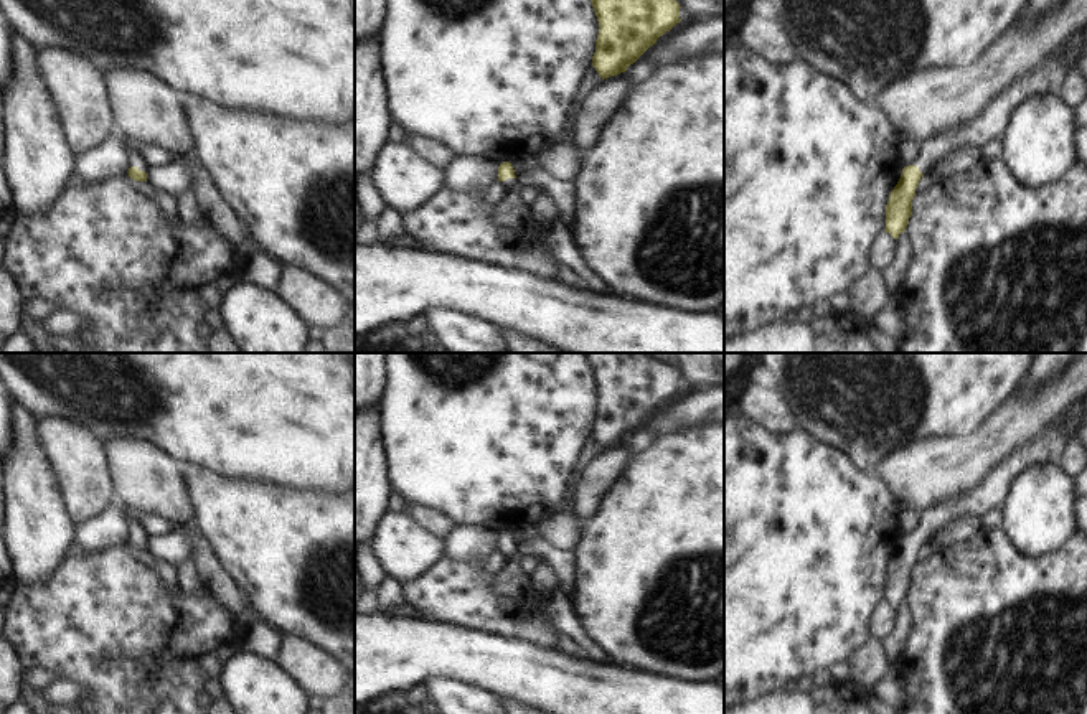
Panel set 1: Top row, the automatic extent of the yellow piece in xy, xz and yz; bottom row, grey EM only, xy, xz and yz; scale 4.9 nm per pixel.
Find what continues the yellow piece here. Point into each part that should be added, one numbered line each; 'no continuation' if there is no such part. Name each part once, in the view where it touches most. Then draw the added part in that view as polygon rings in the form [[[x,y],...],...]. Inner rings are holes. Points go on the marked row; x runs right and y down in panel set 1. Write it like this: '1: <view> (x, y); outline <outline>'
1: xy (134, 159); outline [[[125,140],[127,145],[127,152],[129,152],[129,163],[130,167],[137,167],[142,171],[147,171],[148,168],[144,165],[144,162],[140,160],[139,153],[137,153],[137,143]]]

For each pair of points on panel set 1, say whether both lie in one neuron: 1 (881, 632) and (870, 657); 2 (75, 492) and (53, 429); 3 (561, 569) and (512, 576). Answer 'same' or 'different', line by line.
1: different
2: same
3: same

